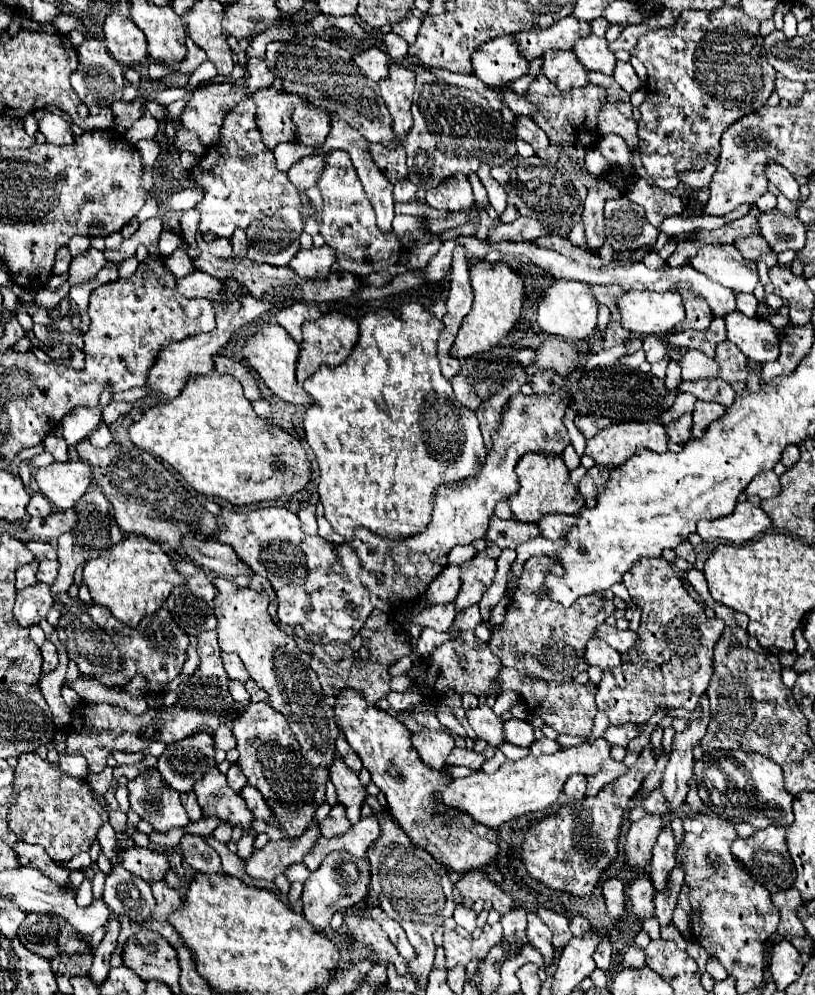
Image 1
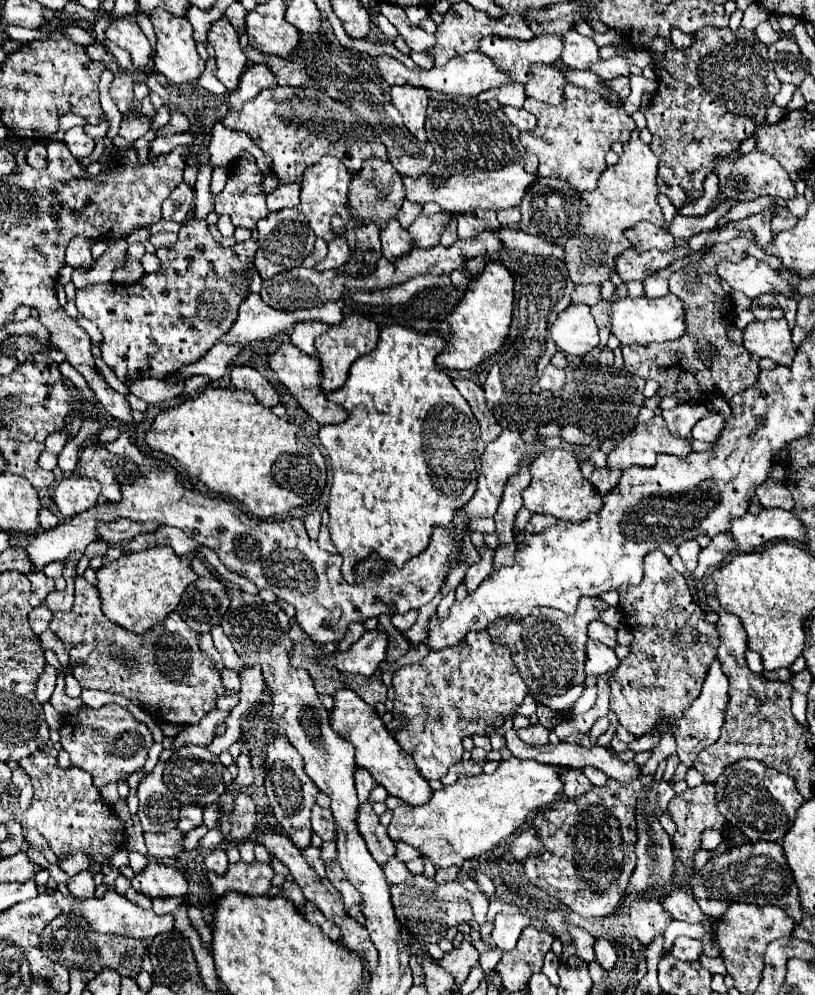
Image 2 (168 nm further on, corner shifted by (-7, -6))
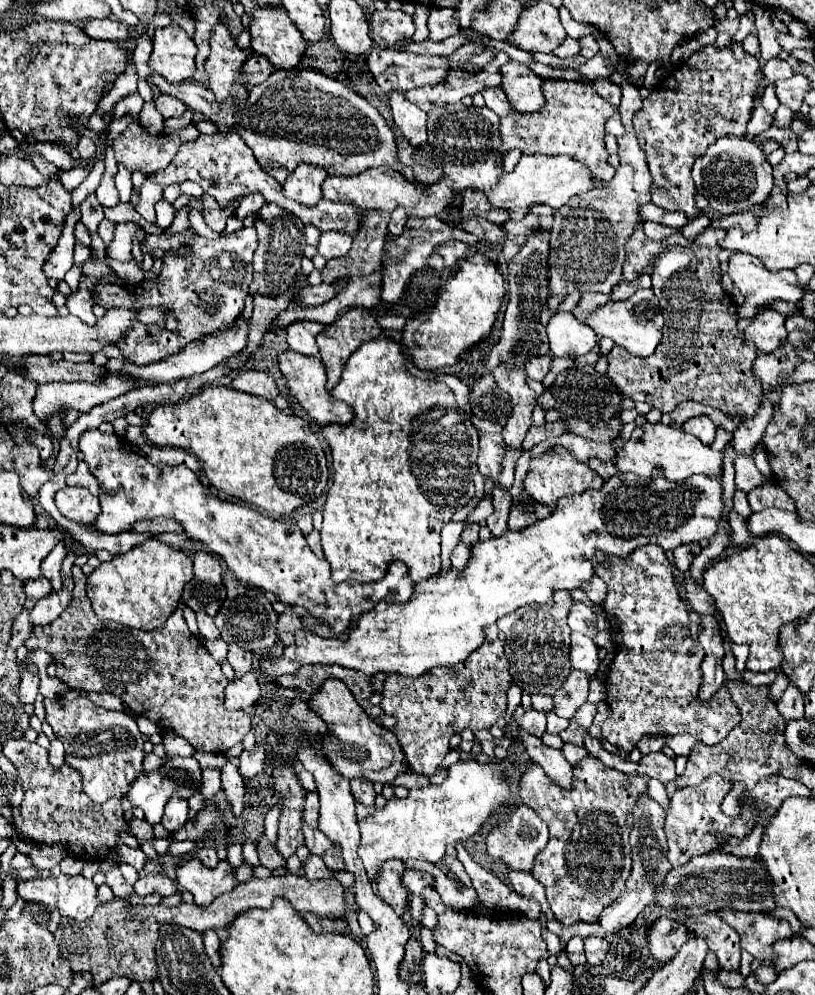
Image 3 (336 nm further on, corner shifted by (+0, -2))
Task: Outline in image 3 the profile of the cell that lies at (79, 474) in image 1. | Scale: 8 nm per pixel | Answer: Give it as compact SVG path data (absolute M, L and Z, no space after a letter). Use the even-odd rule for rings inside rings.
M63 487L55 495L55 503L61 515L81 525L93 525L101 511L99 499L81 487Z

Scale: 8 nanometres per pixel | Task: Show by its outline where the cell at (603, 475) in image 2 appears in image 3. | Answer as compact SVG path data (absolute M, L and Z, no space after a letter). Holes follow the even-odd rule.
M595 457L589 459L589 467L595 469L603 479L609 479L609 477L613 477L615 473L619 473L613 461L601 461L601 459L595 459Z

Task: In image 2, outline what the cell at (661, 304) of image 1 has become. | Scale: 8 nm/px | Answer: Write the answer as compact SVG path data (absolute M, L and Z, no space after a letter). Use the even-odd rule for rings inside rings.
M668 293L664 297L640 297L640 299L618 299L612 303L612 333L620 339L622 345L628 343L664 343L670 339L678 339L686 331L684 303Z

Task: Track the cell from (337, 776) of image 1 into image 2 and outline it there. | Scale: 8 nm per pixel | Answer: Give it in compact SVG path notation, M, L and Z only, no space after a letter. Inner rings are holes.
M372 801L360 805L358 829L368 845L368 851L378 863L386 863L386 859L394 855L394 841L386 835L386 827L380 825L380 819L372 809Z

